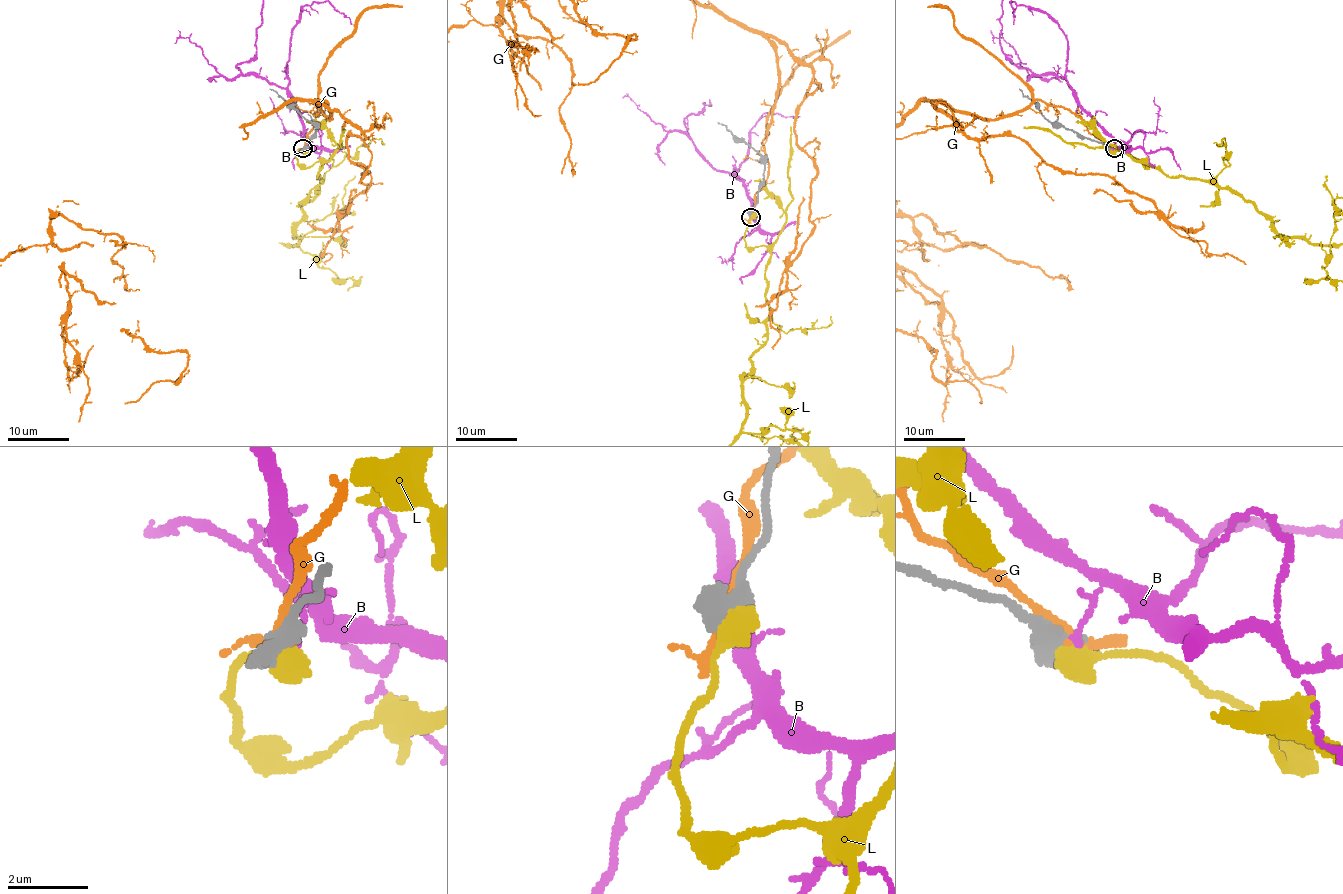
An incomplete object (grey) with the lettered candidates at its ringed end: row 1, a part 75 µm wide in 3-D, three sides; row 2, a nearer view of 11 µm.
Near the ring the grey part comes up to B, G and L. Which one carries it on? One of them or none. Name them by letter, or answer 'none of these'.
none of these

